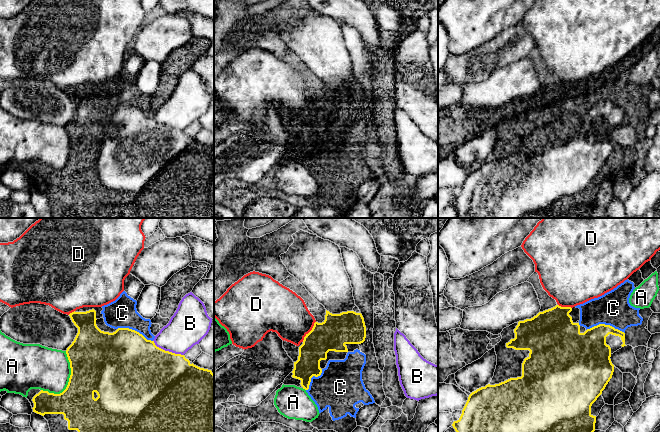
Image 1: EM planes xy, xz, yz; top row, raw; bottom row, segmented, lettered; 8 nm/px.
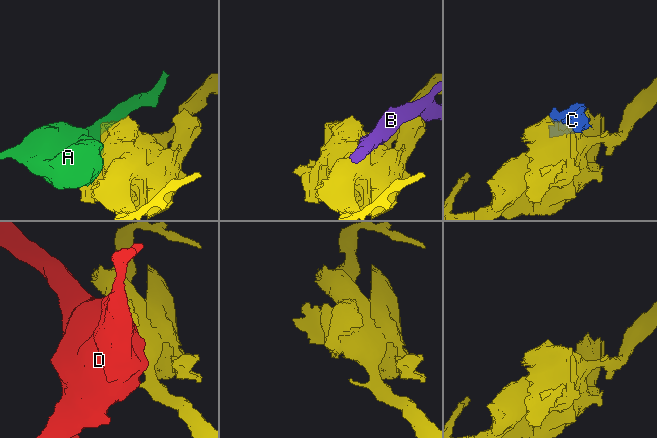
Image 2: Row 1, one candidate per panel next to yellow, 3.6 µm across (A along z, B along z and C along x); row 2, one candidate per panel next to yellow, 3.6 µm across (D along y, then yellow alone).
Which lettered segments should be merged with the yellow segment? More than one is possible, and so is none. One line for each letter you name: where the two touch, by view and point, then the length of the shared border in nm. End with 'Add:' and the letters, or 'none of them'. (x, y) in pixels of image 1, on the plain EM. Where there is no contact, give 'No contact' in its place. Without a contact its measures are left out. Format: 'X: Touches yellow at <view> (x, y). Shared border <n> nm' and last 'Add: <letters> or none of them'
C: Touches yellow at yz (604, 100). Shared border 320 nm
Add: C

